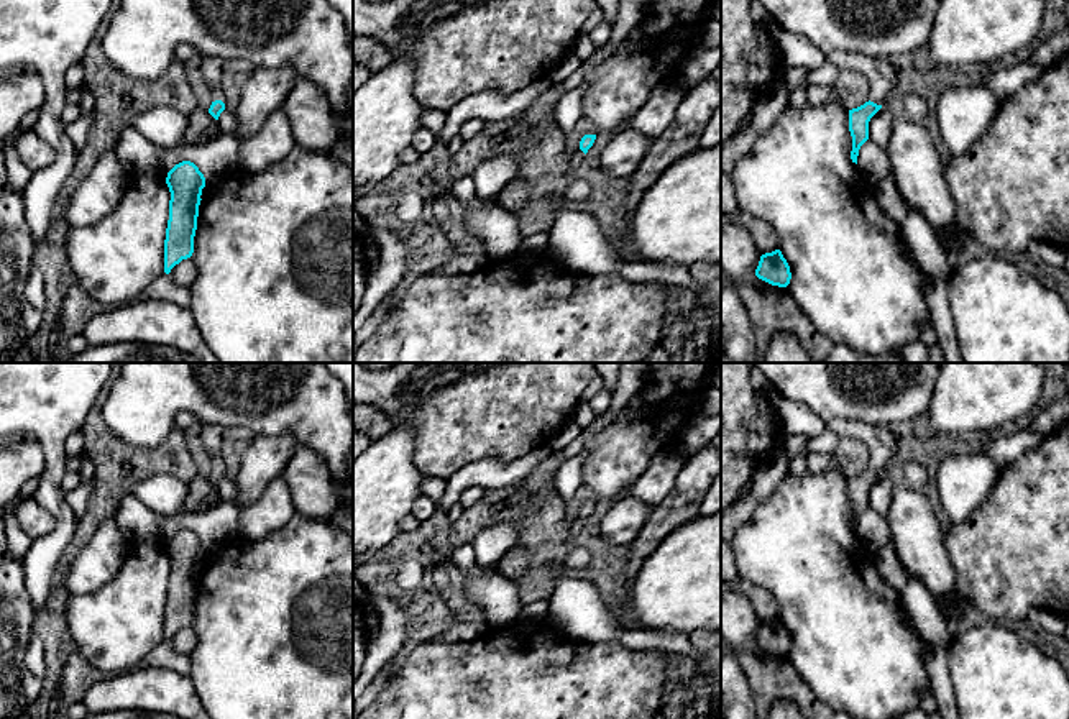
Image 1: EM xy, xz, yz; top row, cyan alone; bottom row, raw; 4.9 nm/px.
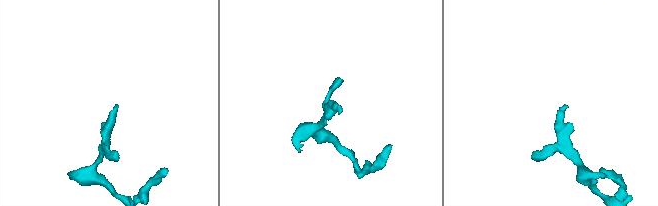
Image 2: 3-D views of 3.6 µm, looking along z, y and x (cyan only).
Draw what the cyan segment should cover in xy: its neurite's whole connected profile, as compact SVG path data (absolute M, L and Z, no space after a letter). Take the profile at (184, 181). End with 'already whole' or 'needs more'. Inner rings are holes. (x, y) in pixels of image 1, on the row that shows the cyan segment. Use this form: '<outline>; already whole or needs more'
M190 161L176 164L166 177L171 192L169 220L164 240L164 272L194 253L194 236L205 177Z; already whole

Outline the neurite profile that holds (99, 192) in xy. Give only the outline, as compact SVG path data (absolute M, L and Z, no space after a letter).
M113 151L102 153L66 208L71 228L89 227L108 215L126 187L126 171Z

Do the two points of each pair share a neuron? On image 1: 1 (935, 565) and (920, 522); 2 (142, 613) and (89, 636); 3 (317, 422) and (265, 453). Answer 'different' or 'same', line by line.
1: same
2: same
3: different

